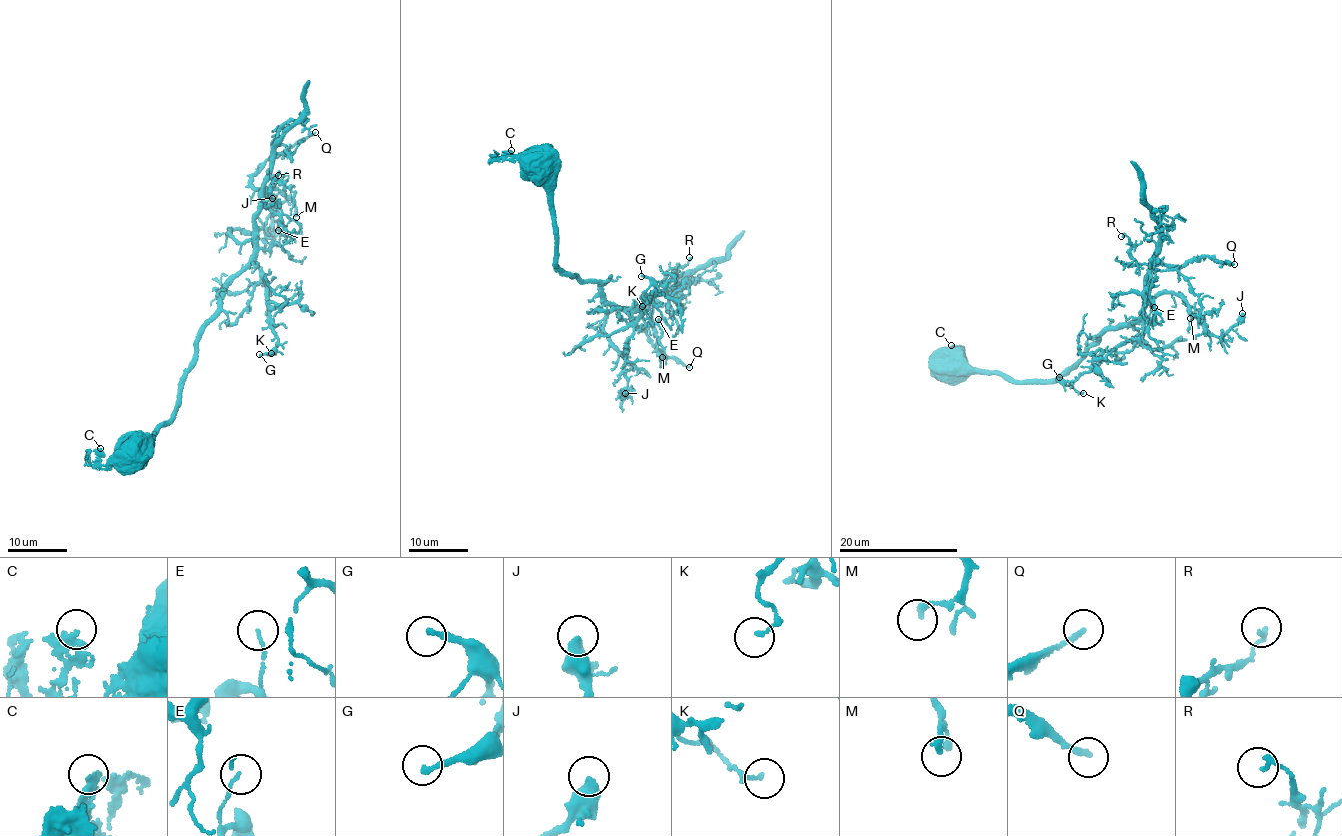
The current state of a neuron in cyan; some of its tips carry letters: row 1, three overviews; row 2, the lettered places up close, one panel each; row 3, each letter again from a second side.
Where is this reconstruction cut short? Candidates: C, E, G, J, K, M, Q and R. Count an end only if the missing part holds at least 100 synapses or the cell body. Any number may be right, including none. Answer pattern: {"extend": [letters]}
{"extend": []}

